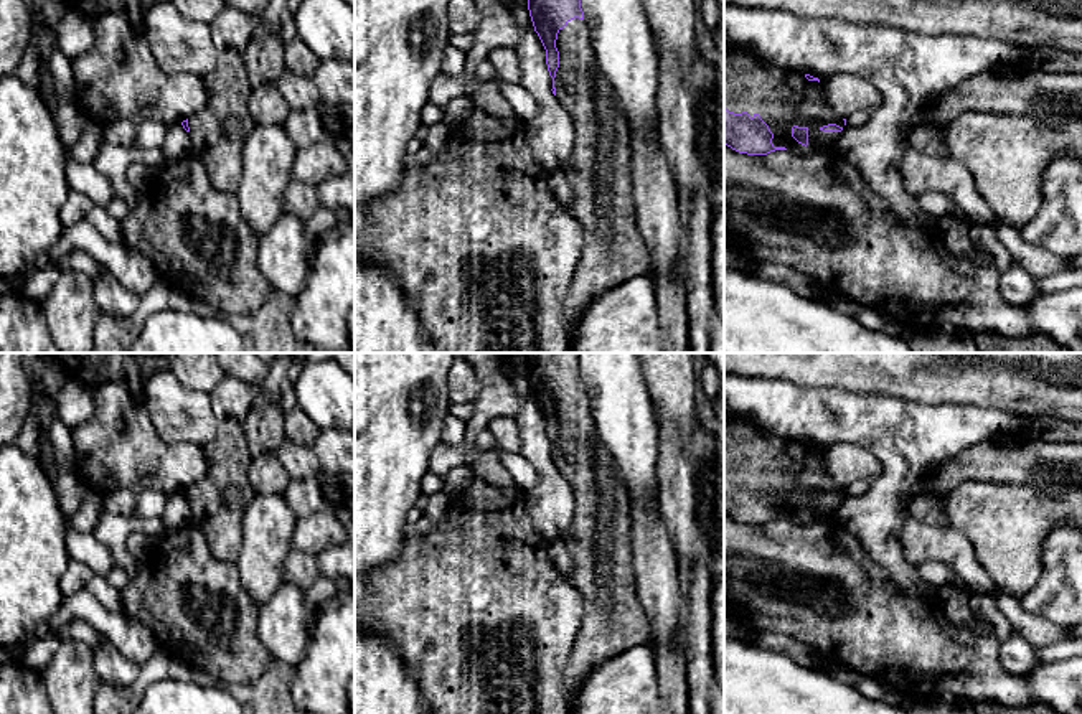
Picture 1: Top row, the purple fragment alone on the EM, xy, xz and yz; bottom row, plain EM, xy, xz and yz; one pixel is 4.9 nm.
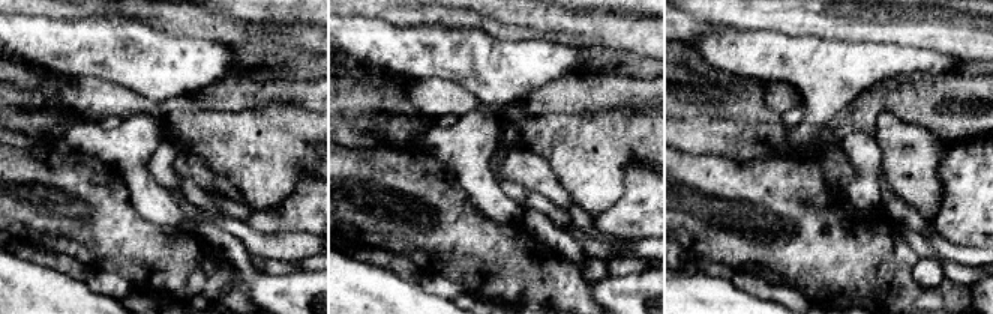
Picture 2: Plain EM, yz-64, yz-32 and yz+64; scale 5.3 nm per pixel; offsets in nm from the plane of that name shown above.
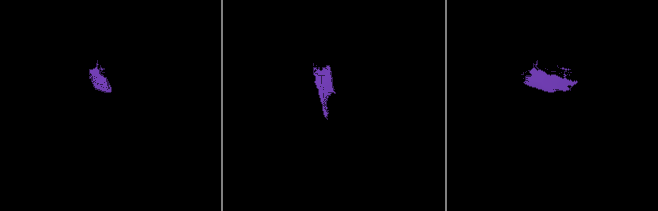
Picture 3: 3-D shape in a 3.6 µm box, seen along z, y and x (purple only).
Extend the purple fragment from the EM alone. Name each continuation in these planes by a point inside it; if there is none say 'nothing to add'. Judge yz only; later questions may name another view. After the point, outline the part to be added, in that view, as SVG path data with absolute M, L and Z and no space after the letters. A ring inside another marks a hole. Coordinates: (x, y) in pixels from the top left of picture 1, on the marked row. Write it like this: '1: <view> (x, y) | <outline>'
1: yz (784, 98) | M724 41L724 109L755 114L774 134L774 147L797 155L833 153L846 129L825 102L818 81L772 64L752 49ZM792 127L808 129L808 145L792 137Z

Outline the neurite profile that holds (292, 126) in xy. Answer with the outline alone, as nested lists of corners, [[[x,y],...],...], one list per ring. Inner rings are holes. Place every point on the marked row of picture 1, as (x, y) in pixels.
[[[320,106],[290,110],[290,115],[284,122],[284,129],[294,140],[297,152],[317,143],[335,145],[335,140],[323,122]]]

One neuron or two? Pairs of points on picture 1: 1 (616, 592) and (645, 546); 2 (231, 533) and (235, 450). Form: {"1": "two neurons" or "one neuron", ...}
{"1": "two neurons", "2": "one neuron"}

